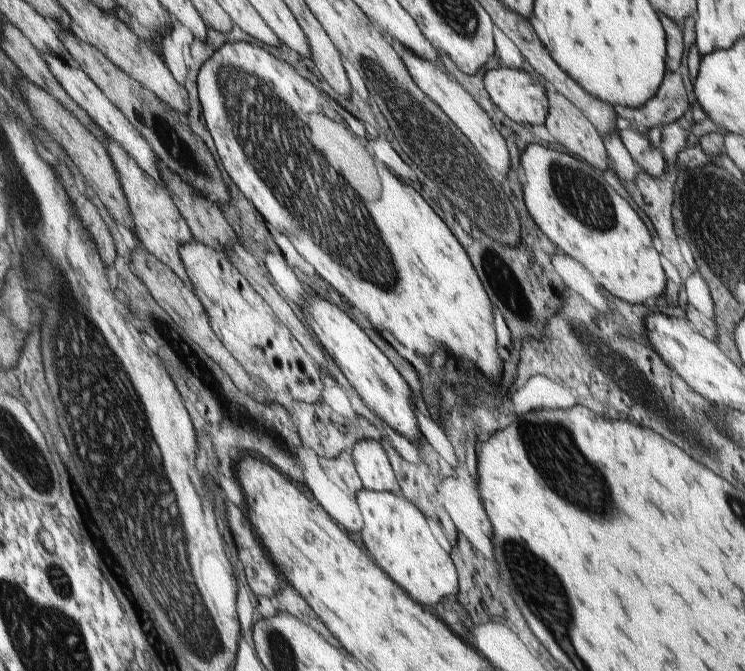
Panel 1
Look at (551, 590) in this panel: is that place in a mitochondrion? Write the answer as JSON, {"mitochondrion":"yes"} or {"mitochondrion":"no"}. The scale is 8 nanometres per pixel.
{"mitochondrion":"yes"}

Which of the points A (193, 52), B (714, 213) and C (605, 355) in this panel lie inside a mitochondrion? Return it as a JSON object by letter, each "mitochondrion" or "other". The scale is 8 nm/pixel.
{"A":"other","B":"mitochondrion","C":"mitochondrion"}

